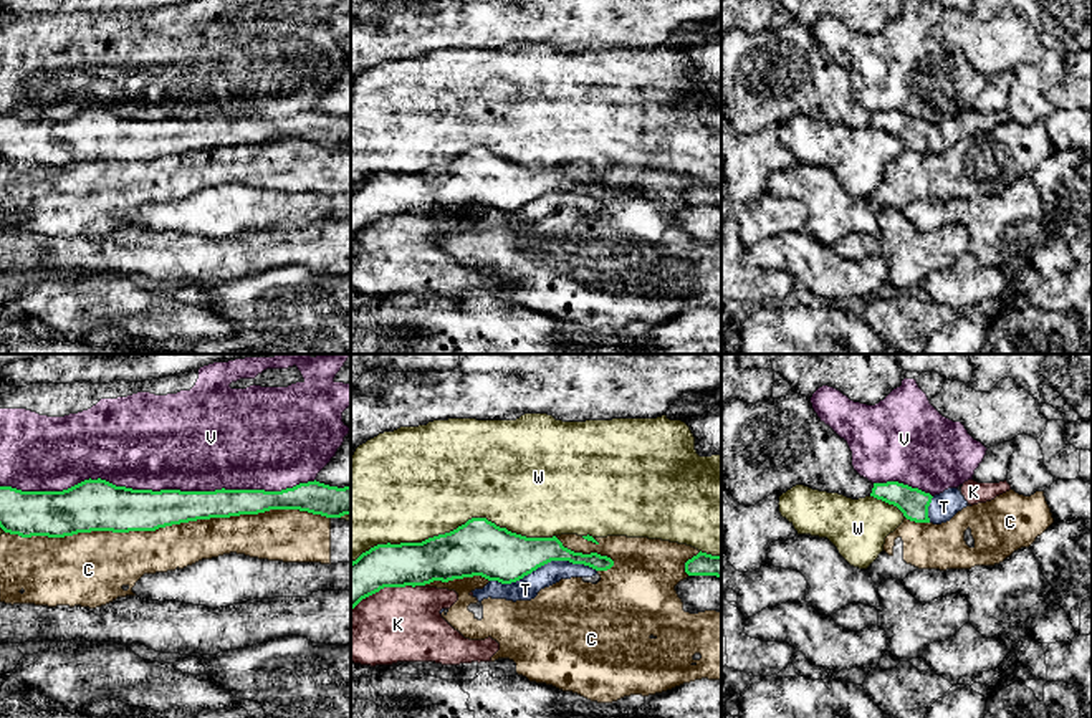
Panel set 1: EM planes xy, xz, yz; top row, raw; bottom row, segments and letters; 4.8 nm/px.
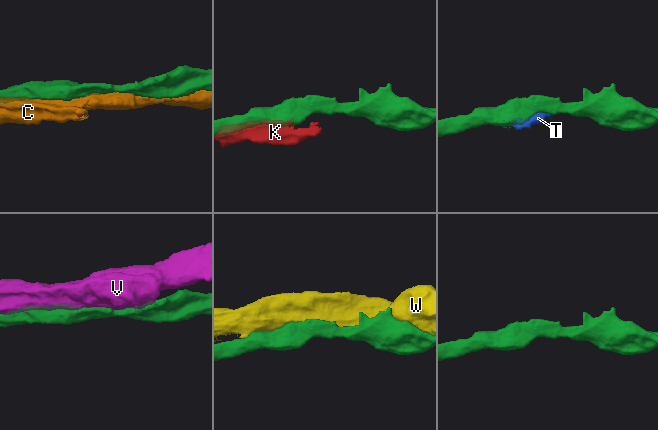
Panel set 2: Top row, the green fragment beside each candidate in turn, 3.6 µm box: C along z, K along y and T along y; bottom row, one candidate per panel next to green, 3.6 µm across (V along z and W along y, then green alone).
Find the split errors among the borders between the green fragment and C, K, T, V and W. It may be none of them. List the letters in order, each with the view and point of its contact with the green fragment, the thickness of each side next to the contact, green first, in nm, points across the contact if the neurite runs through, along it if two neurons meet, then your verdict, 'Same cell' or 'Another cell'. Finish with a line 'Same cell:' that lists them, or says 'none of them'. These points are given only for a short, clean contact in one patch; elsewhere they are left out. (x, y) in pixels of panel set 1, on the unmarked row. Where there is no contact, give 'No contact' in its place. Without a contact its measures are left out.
C: Touches green at xy (167, 154). Thickness 220 nm (green) against 240 nm. Another cell
K: Touches green at xz (383, 217). Thickness 220 nm (green) against 360 nm. Another cell
T: Touches green at xz (543, 194). Thickness 260 nm (green) against 110 nm. Another cell
V: Touches green at xy (158, 121). Thickness 220 nm (green) against 460 nm. Another cell
W: Touches green at xz (454, 159). Thickness 280 nm (green) against 480 nm. Another cell
Same cell: none of them

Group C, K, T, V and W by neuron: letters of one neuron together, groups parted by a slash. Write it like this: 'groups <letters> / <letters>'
groups C / K T / V / W

